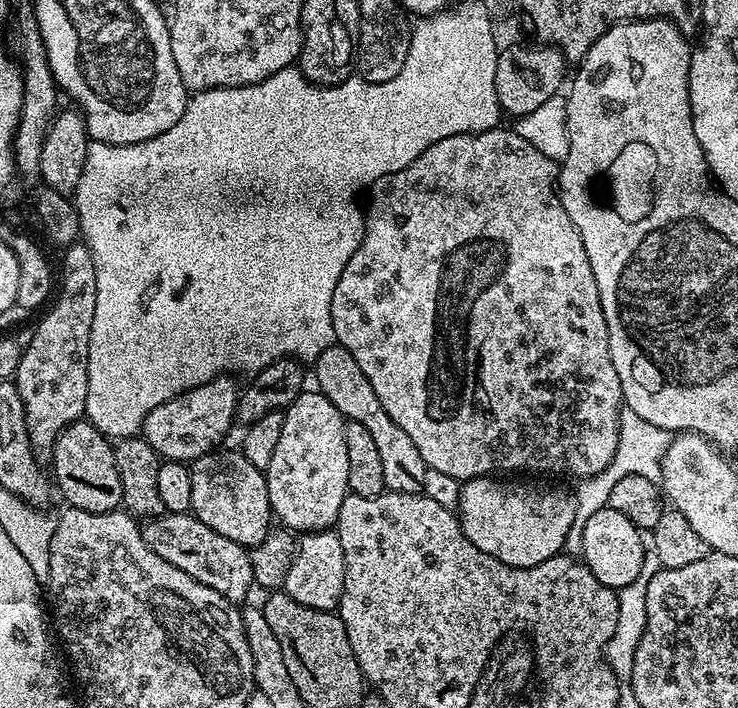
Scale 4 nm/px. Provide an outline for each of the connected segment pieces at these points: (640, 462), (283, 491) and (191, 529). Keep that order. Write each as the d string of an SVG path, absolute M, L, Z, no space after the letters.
M627 406L620 409L620 429L618 430L618 446L614 450L611 462L597 476L585 476L579 481L580 484L574 488L576 497L576 513L574 514L574 526L572 527L572 536L563 546L563 551L568 554L580 554L583 550L582 542L578 537L586 526L586 520L590 514L596 510L602 510L608 507L610 490L618 482L618 478L626 478L630 474L638 474L642 478L650 478L659 481L662 474L662 458L668 449L668 443L672 441L673 433L667 432L662 426L654 426L651 422L646 422L646 418L638 418L634 410Z
M319 390L301 392L283 413L282 435L266 469L273 517L296 534L331 529L338 510L342 510L342 502L350 495L350 458L346 458L344 433L346 417Z
M169 512L162 516L149 519L142 528L146 546L158 554L170 566L178 566L182 574L190 574L202 586L210 586L222 598L231 604L243 605L248 591L254 588L254 570L250 566L249 549L243 548L238 542L230 542L230 538L222 538L218 530L210 530L206 522L193 516L191 512Z

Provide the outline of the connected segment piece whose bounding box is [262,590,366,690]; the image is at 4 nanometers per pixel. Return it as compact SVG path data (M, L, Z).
M282 590L273 591L269 596L272 597L262 604L264 617L282 645L282 658L286 658L286 670L294 678L294 686L302 690L365 687L350 638L346 638L346 626L335 611L310 610L310 606L301 606Z

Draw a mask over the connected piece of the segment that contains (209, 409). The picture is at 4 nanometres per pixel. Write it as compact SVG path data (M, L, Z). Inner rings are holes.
M221 374L214 380L208 380L202 386L191 388L180 396L162 402L144 419L143 439L164 460L191 462L213 451L224 440L224 435L231 430L236 420L236 403L240 400L241 389L236 388L235 379Z

